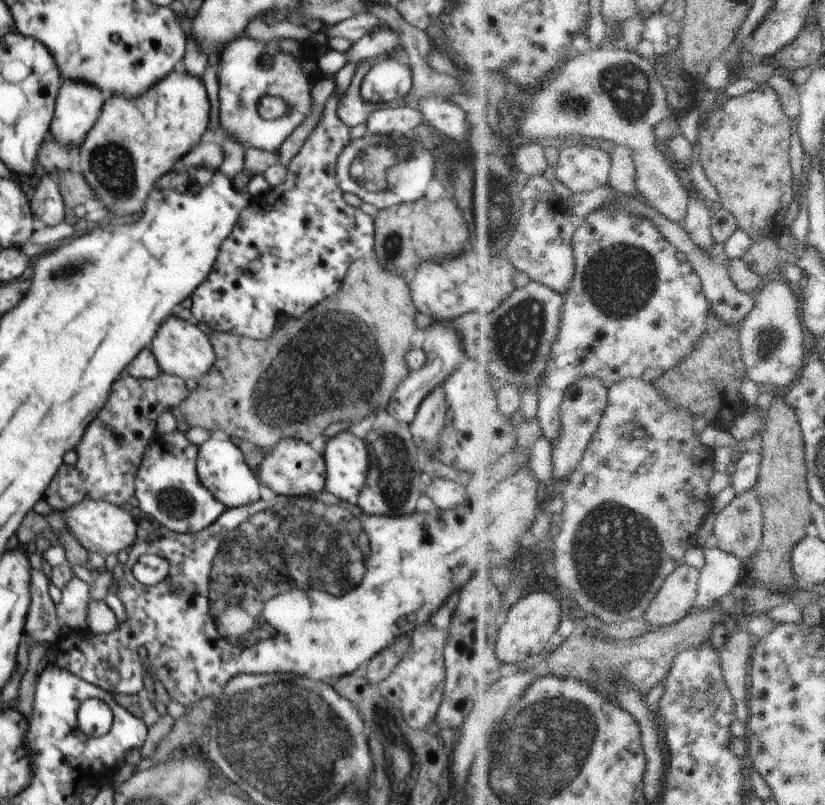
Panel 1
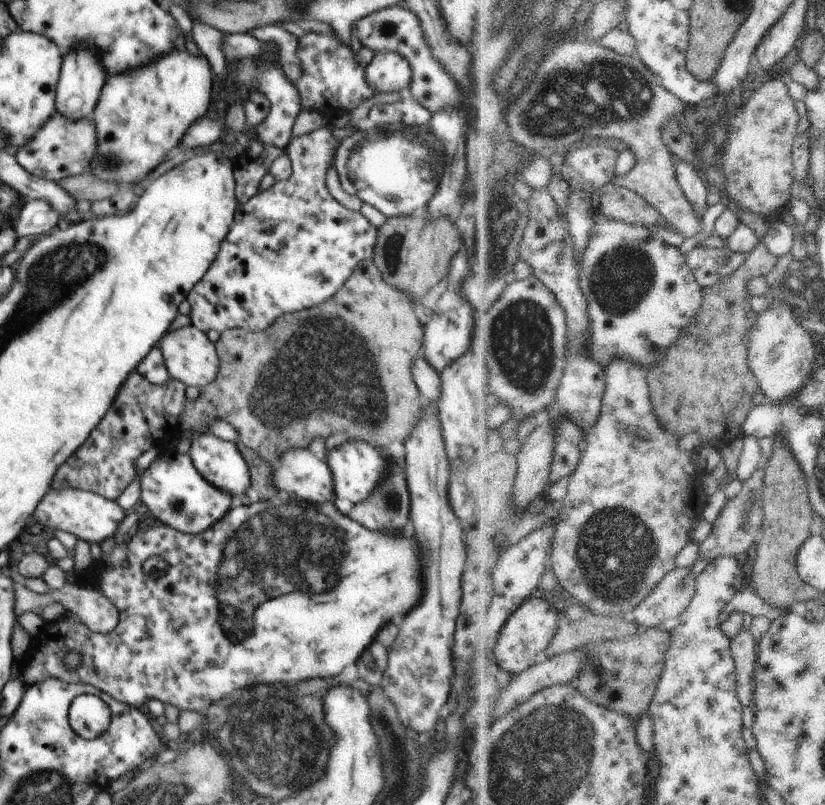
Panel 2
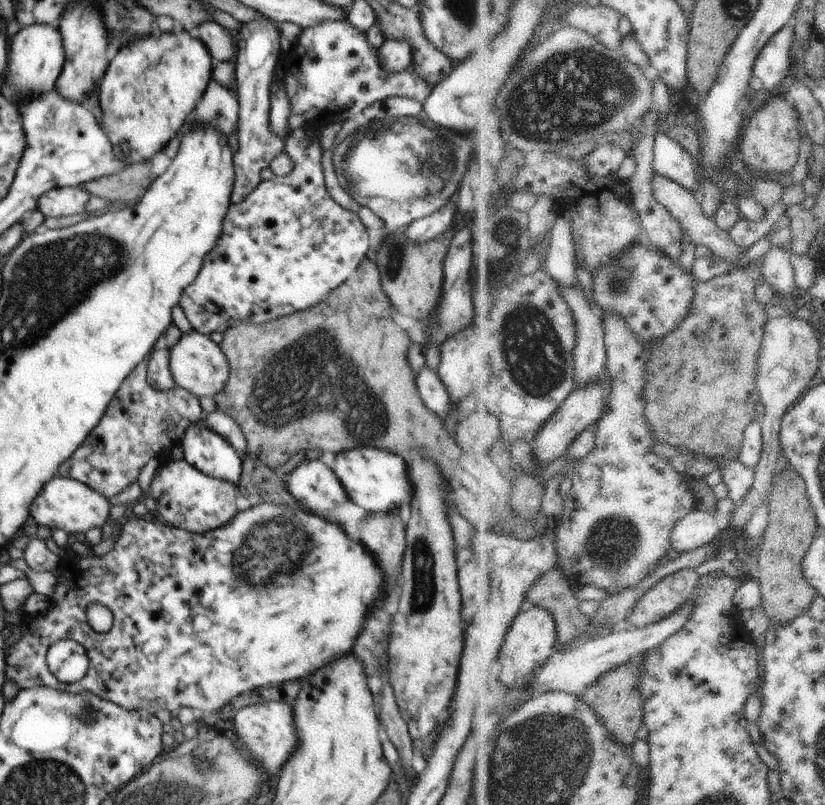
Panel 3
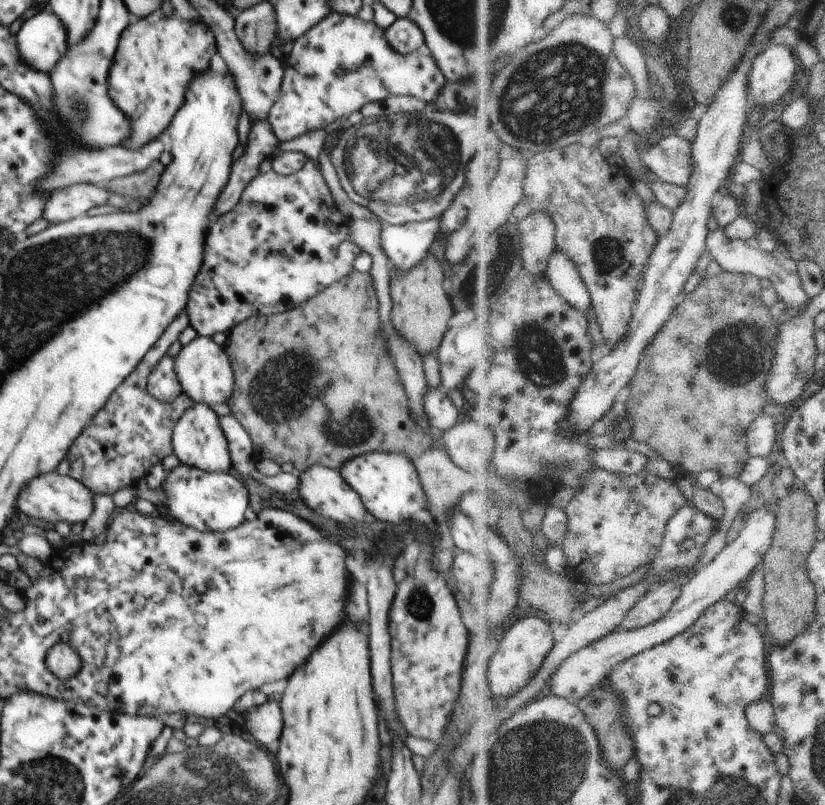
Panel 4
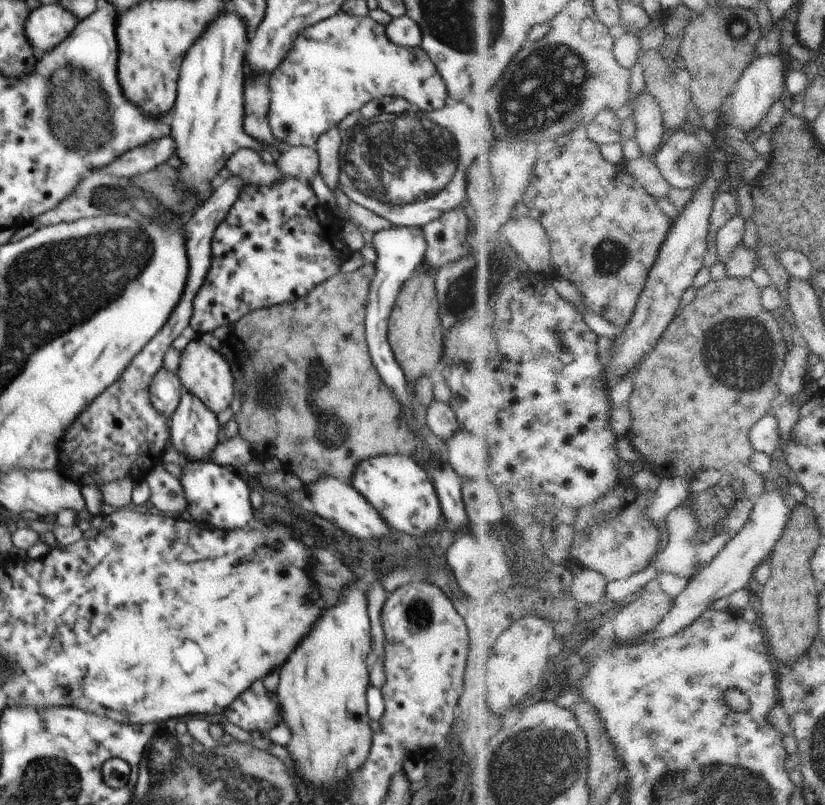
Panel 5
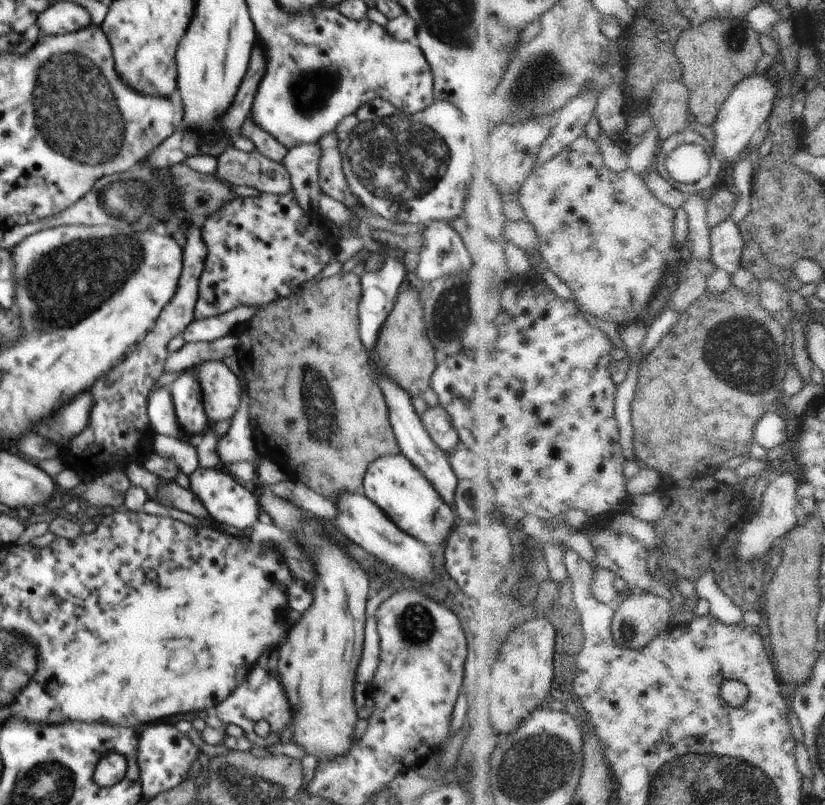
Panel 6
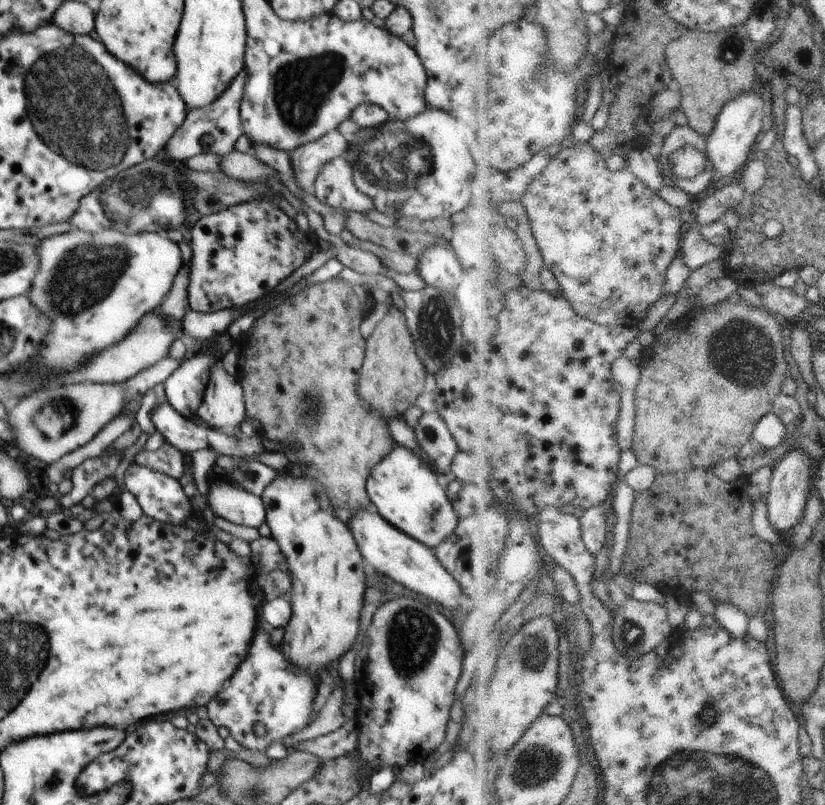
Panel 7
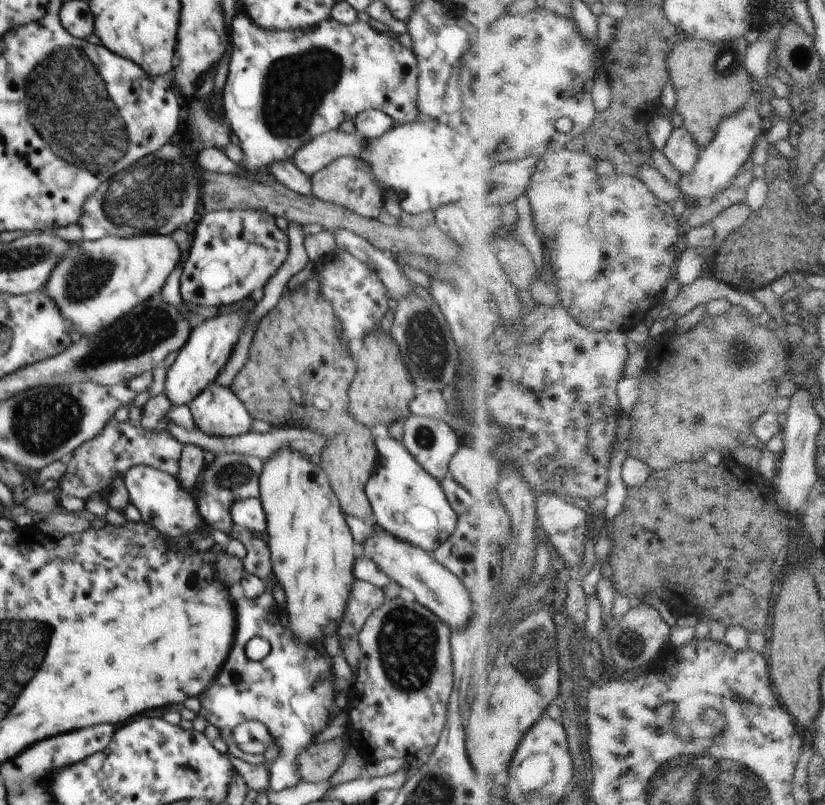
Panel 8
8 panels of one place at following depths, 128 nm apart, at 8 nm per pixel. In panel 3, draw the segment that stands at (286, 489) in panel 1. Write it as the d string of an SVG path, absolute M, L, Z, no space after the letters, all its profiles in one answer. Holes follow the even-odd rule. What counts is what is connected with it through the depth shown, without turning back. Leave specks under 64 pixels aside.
M303 460L285 476L285 482L304 510L324 512L349 500L335 472L320 460Z

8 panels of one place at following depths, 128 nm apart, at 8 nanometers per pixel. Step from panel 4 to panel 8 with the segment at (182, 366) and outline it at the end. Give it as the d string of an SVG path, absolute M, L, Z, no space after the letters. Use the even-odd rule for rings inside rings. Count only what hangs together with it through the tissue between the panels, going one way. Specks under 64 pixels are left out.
M216 381L187 405L195 426L206 434L231 437L251 431L252 418L247 408L230 387Z

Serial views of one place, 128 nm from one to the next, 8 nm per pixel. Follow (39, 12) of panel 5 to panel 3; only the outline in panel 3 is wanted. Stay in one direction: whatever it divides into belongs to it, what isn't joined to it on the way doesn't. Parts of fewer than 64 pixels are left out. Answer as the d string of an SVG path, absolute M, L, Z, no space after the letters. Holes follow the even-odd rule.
M28 26L22 28L10 37L10 48L7 52L7 67L5 68L5 83L10 88L9 101L17 106L29 97L39 97L50 92L56 84L66 58L60 32L52 26Z

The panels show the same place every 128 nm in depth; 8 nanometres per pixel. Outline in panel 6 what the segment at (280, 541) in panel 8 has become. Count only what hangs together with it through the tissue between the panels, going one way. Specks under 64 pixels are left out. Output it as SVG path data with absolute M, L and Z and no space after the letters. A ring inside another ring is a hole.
M270 492L258 499L280 530L290 532L306 546L318 570L318 582L313 586L314 602L280 646L278 676L292 706L294 742L319 762L333 761L348 755L358 743L355 742L359 718L354 684L364 644L364 610L370 581L358 562L350 560L338 546L322 540L322 528L305 511Z

